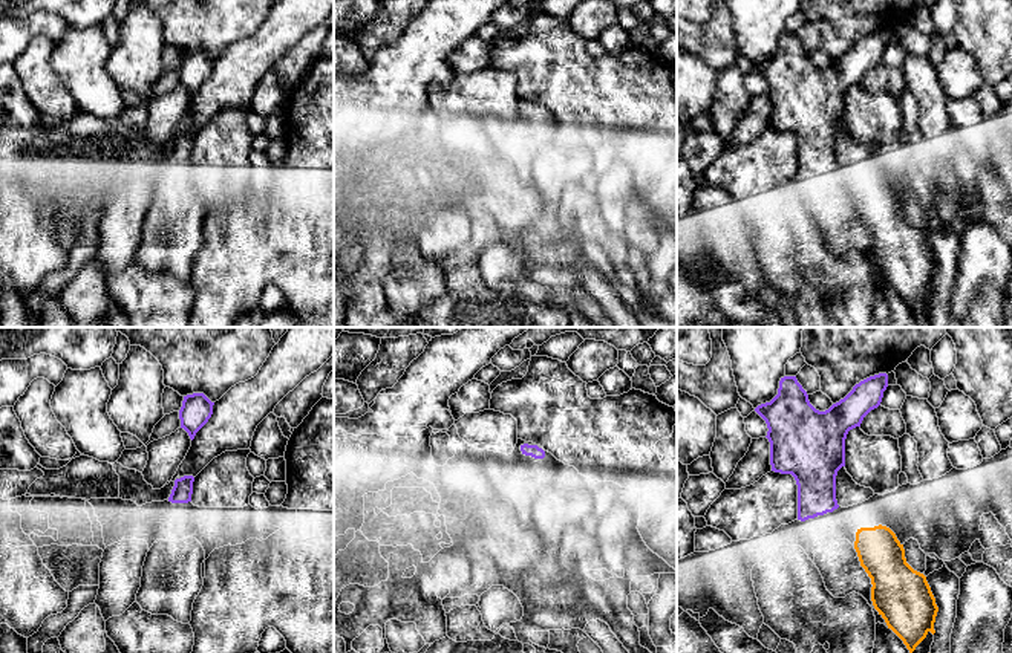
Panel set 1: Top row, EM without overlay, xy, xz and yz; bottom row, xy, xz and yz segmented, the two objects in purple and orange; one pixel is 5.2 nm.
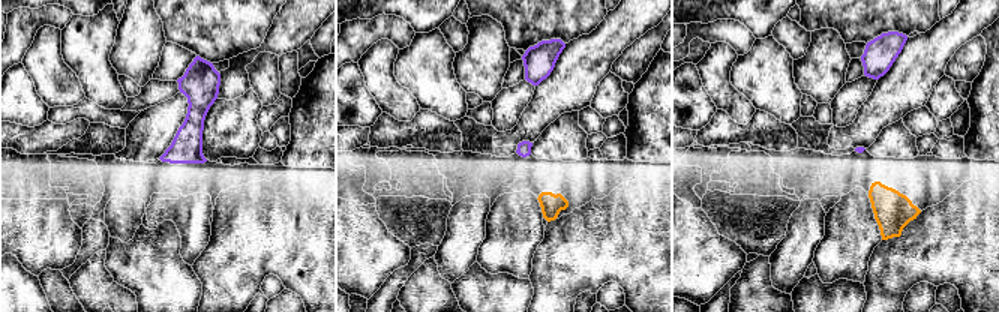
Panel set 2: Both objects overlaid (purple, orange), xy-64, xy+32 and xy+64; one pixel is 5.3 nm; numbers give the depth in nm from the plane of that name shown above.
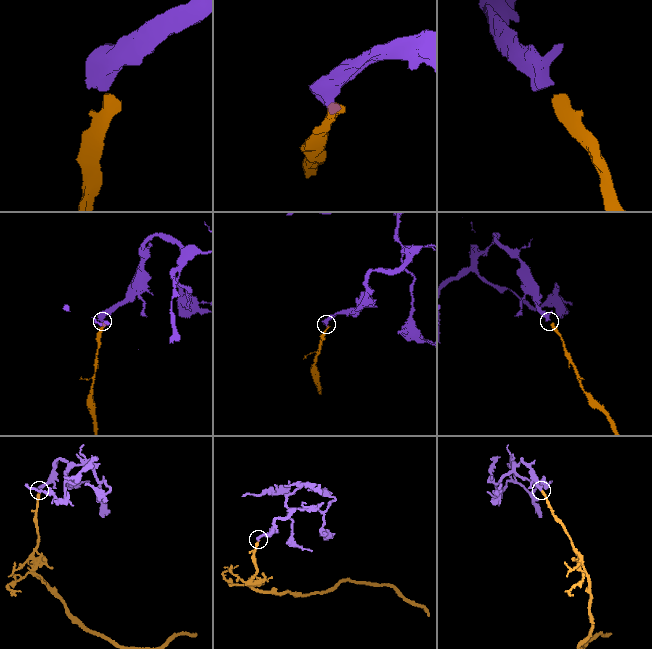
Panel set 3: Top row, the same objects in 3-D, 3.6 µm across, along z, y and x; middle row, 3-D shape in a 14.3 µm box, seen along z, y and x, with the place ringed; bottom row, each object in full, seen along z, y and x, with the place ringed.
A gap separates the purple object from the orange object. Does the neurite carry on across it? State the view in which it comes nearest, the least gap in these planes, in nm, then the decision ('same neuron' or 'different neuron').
yz | 160 nm | different neuron

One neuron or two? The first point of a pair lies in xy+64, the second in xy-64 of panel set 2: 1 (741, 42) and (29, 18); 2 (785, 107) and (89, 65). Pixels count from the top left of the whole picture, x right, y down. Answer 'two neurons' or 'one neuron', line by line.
1: one neuron
2: one neuron

